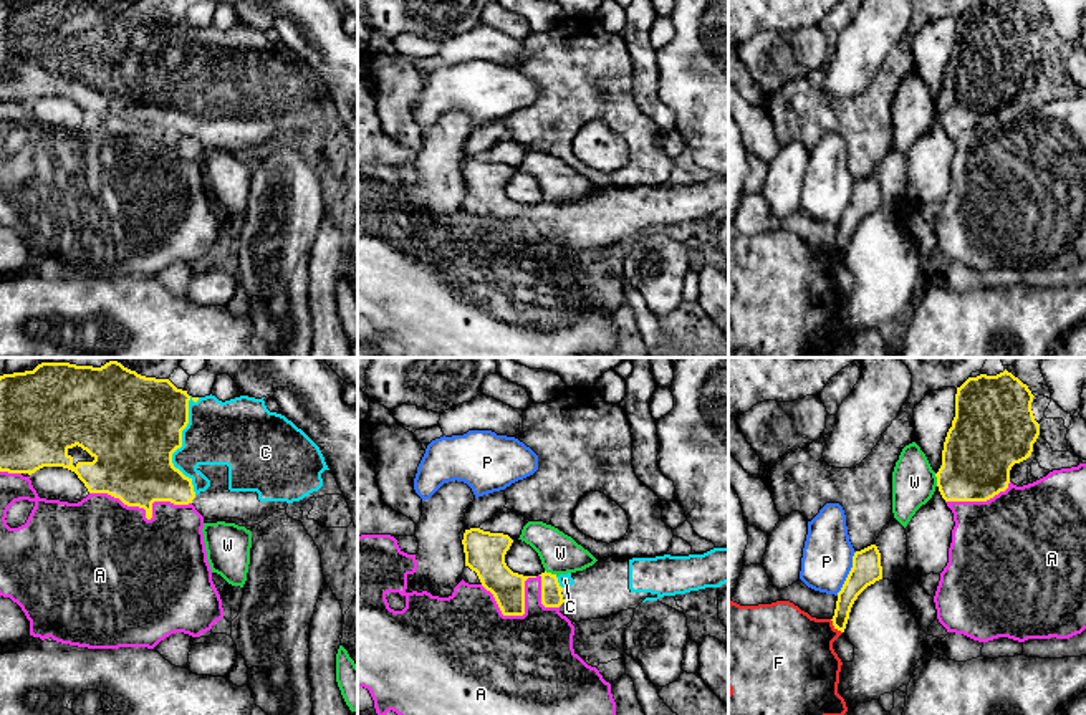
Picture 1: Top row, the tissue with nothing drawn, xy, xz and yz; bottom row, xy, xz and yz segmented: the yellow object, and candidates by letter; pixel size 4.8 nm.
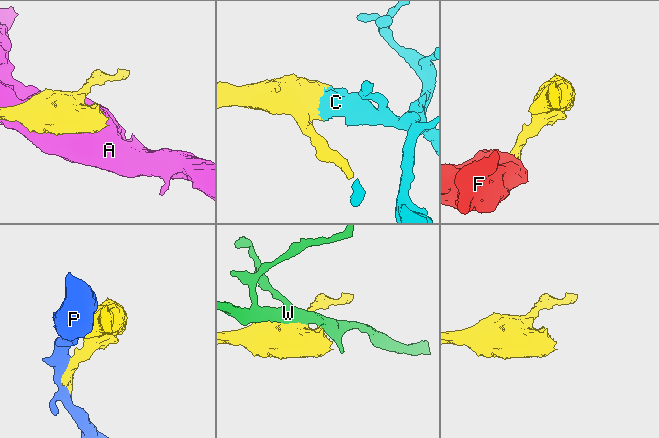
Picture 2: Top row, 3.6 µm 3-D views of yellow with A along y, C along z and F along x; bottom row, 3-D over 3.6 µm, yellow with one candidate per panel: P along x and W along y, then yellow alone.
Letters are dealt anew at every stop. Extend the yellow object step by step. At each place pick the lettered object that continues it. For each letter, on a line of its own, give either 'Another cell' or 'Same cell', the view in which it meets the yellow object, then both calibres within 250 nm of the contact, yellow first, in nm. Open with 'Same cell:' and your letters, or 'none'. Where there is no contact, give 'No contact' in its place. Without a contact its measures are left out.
Same cell: C
A: Another cell. Touches yellow in xz. Thickness 180 nm (yellow) against 320 nm
C: Same cell. Touches yellow in xy. Thickness 480 nm (yellow) against 300 nm
F: Another cell. Touches yellow in yz. Thickness 110 nm (yellow) against 400 nm
P: Another cell. Touches yellow in yz. Thickness 150 nm (yellow) against 240 nm
W: Another cell. Touches yellow in yz. Thickness 360 nm (yellow) against 220 nm

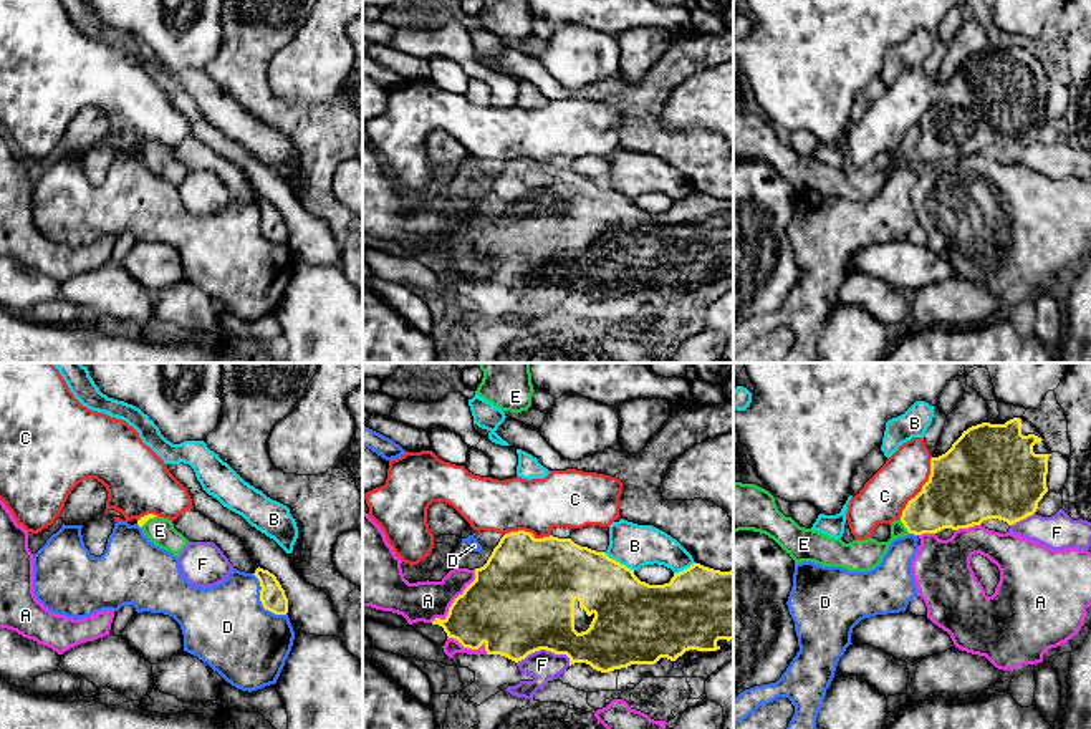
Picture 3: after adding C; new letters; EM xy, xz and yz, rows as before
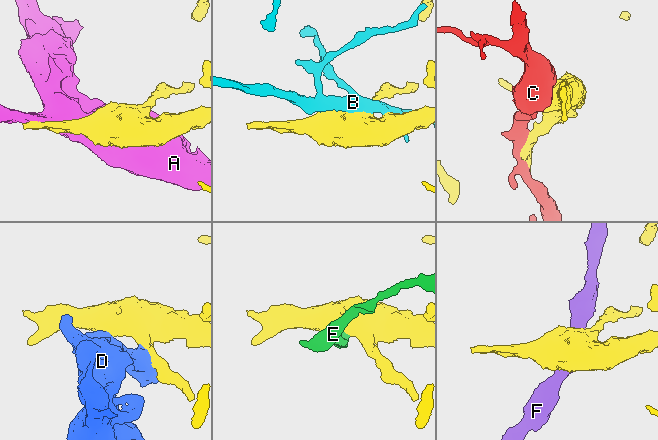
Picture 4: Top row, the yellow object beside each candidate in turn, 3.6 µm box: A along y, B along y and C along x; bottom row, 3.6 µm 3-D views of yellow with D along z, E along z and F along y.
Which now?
Same cell: E
A: Another cell. Touches yellow in xz. Thickness 400 nm (yellow) against 190 nm
B: Another cell. Touches yellow in xz. Thickness 320 nm (yellow) against 220 nm
C: Another cell. Touches yellow in yz. Thickness 380 nm (yellow) against 220 nm
D: Another cell. Touches yellow in xy. Thickness 120 nm (yellow) against 400 nm
E: Same cell. Touches yellow in yz. Thickness 280 nm (yellow) against 160 nm
F: Another cell. Touches yellow in xz. Thickness 500 nm (yellow) against 150 nm

